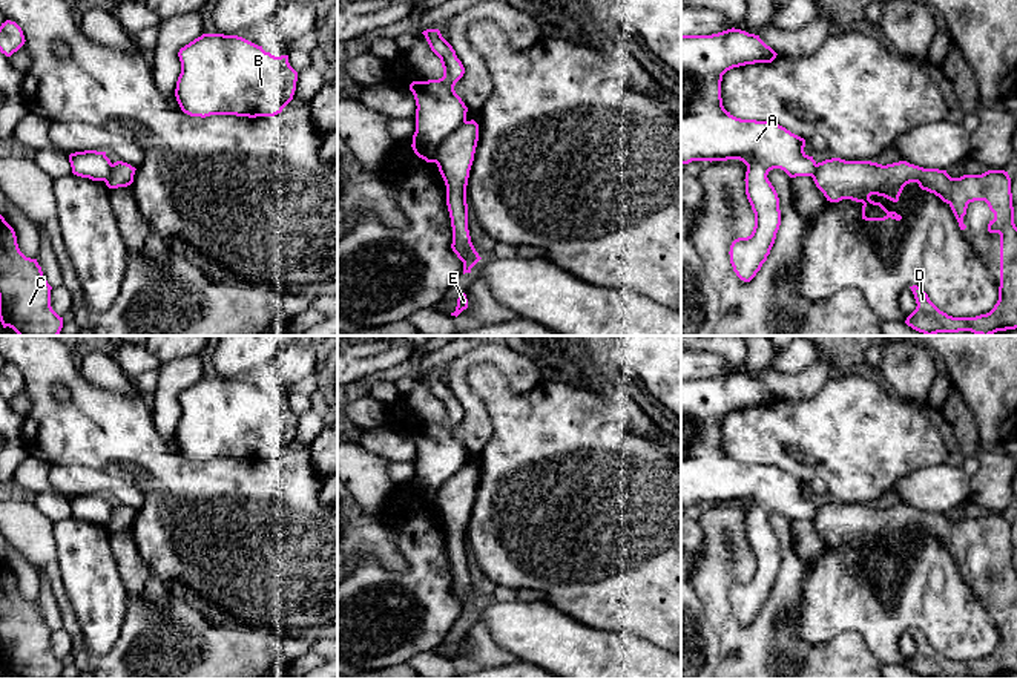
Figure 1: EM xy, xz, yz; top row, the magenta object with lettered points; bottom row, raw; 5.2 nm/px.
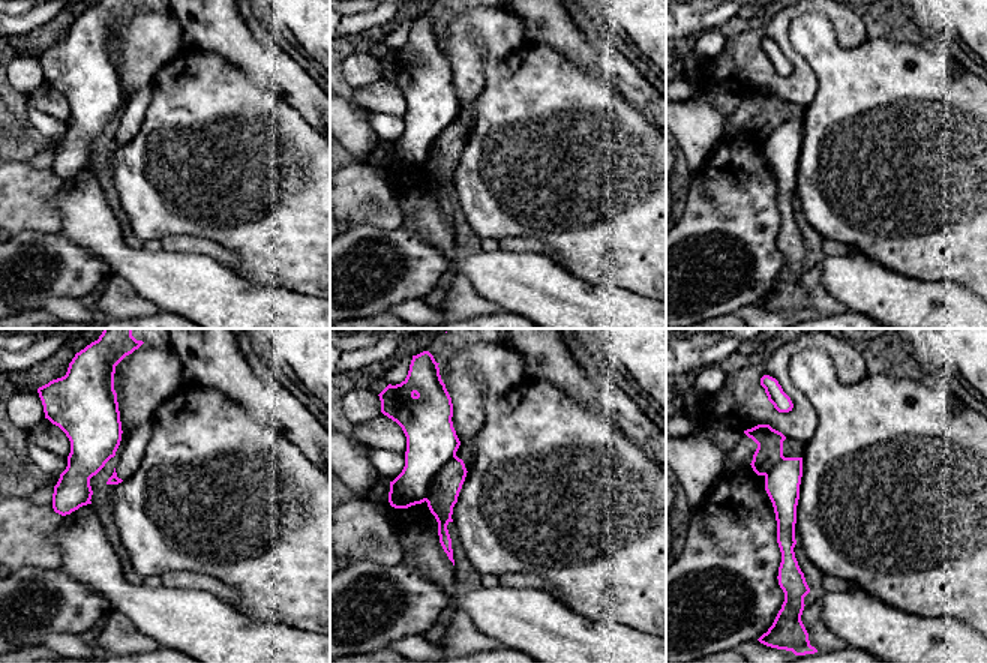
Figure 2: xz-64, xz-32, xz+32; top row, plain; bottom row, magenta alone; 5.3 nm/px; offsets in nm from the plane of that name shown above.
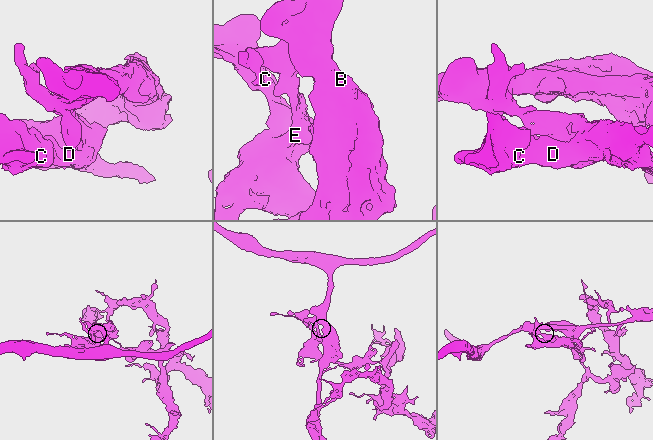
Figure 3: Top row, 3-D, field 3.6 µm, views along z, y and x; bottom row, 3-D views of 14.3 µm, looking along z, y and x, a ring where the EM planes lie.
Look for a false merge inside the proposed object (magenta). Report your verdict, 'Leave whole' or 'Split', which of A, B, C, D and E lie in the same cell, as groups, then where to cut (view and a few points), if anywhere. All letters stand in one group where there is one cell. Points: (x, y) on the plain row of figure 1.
Split. Groups: A B / C D E. Split along xz (465, 463), (442, 485), (434, 505)

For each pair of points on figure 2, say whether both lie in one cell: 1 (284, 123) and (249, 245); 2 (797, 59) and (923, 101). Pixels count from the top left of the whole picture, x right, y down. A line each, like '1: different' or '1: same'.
1: same
2: different

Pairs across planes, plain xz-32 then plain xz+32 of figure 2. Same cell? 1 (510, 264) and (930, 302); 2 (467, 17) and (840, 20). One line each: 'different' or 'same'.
1: same
2: same

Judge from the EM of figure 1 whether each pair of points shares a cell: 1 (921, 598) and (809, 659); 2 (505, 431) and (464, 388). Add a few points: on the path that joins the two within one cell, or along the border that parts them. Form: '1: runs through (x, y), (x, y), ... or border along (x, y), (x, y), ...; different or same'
1: border along (824, 641), (842, 632), (856, 632), (879, 661); different
2: border along (470, 387), (491, 417), (493, 437), (483, 451); different

